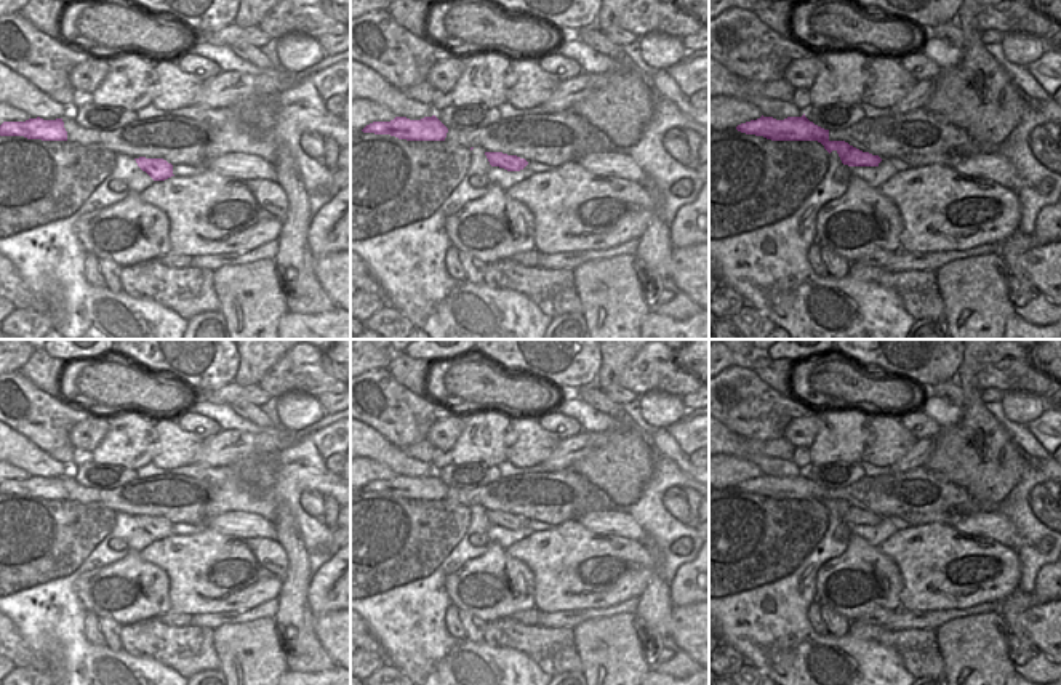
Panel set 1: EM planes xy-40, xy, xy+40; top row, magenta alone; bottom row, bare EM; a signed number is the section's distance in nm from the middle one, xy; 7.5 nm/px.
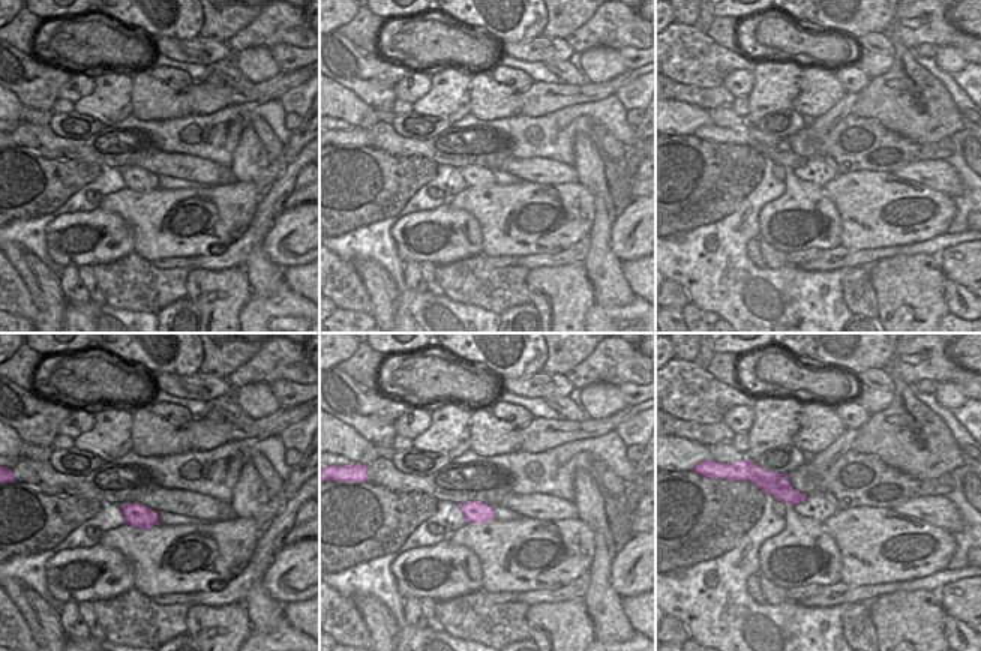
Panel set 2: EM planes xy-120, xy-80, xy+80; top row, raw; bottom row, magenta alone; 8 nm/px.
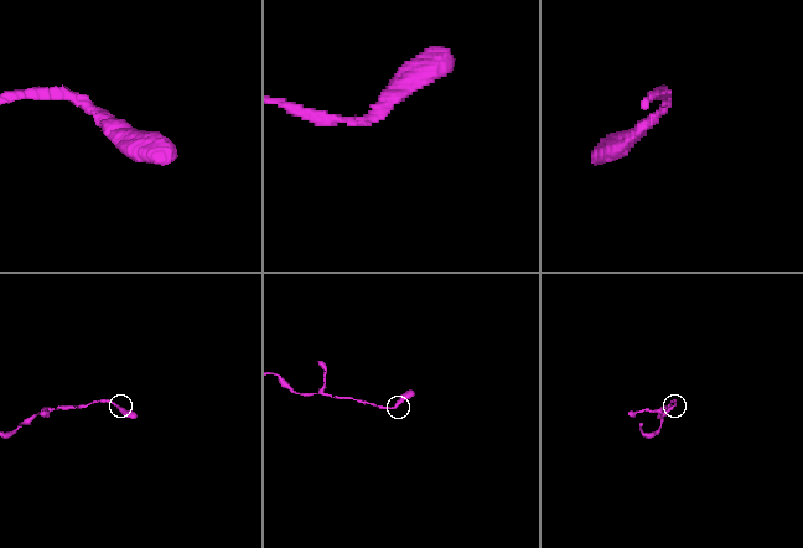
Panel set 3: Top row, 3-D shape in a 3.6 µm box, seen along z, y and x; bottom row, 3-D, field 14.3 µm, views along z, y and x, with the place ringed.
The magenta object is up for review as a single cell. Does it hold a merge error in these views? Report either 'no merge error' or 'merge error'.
merge error

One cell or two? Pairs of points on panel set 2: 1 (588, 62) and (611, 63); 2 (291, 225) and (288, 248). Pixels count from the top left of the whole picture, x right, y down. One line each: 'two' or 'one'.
1: one
2: one

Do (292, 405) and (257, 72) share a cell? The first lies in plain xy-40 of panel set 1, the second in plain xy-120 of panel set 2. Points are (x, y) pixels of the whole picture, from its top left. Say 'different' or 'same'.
same

